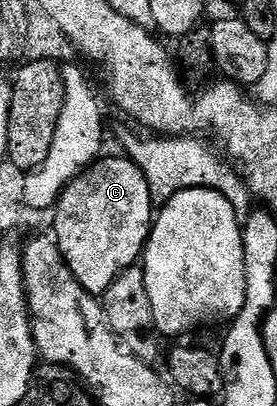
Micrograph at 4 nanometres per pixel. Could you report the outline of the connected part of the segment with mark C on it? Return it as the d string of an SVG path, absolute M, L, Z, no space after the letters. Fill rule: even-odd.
M102 156L78 173L74 181L61 190L55 212L52 214L52 232L55 234L58 251L63 255L71 275L75 275L77 282L94 295L105 294L107 287L115 283L119 274L142 260L145 244L149 242L149 233L153 230L155 220L155 202L143 171L134 161L129 160L128 156L120 156Z

